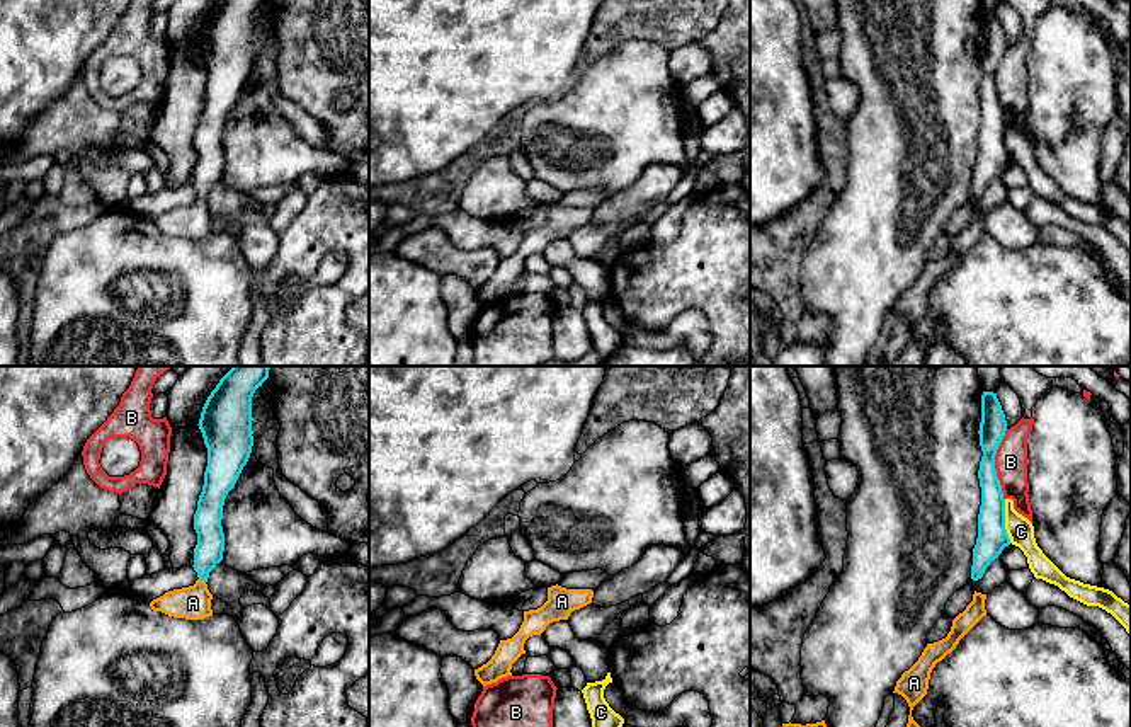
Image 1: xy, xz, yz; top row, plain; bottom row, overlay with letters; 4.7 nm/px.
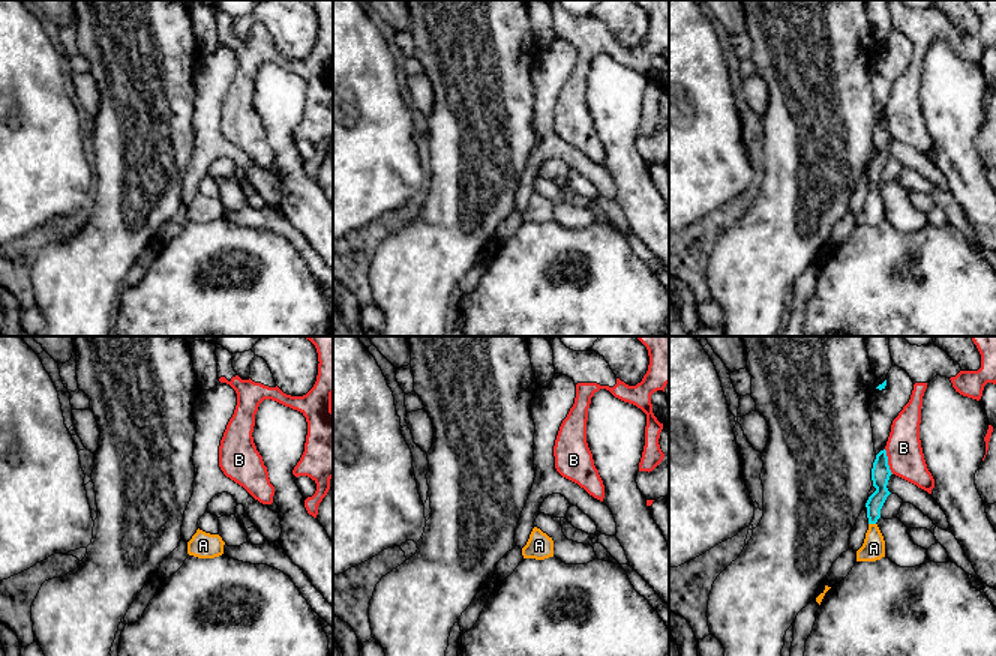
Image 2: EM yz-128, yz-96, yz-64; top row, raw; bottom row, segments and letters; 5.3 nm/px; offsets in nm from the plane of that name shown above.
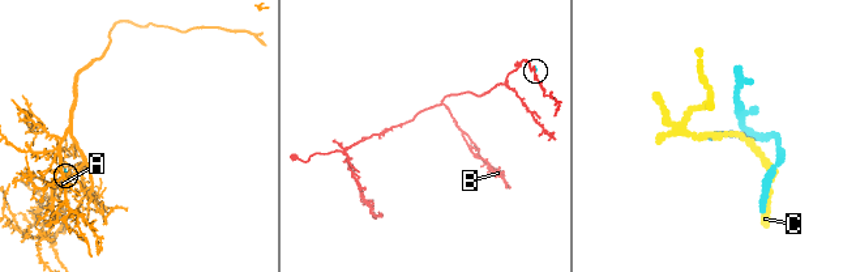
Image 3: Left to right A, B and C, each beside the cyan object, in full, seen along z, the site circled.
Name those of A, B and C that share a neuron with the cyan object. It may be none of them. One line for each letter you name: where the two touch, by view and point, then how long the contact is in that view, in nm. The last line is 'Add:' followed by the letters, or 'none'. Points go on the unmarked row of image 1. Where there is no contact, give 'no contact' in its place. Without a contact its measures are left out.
A: xy (203, 198) | 40 nm
Add: A

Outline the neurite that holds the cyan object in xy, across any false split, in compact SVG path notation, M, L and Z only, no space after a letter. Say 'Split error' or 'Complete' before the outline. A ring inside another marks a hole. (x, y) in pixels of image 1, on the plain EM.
Split error. M219 0L216 7L207 15L201 37L199 48L207 66L207 85L204 90L204 104L197 119L197 129L194 133L194 148L197 152L197 163L194 167L194 189L197 191L197 199L194 204L173 208L163 215L153 218L150 226L153 230L162 230L173 237L185 238L204 238L213 235L211 218L213 213L207 208L209 191L223 179L224 170L224 152L221 145L223 124L228 111L235 106L243 85L247 83L252 65L252 15L264 0Z

